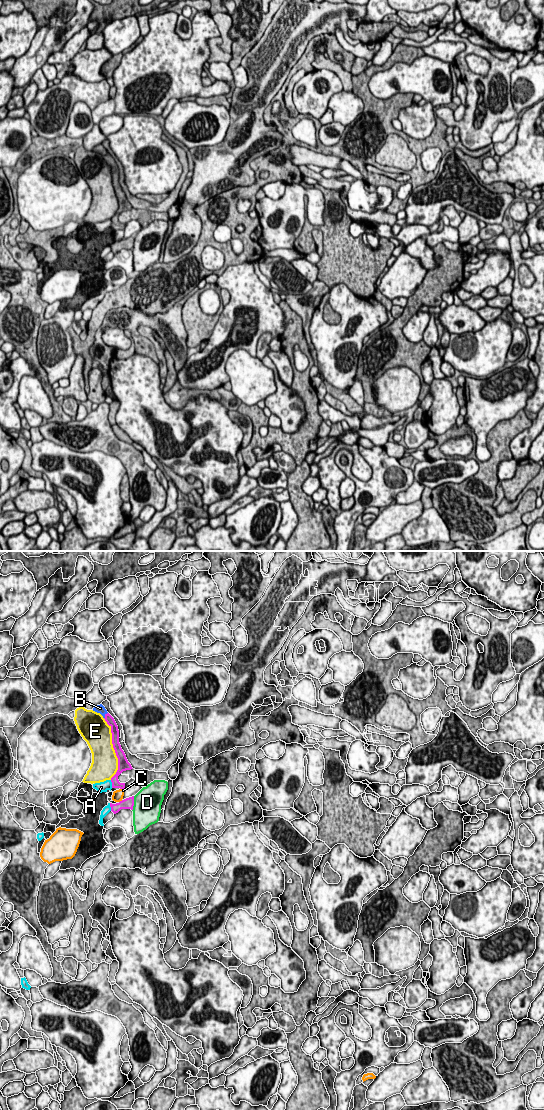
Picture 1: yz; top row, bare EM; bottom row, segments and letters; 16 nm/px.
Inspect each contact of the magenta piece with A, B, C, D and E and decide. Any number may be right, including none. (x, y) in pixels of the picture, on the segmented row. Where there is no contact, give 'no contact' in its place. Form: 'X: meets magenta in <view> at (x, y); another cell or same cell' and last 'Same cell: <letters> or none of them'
A: meets magenta in yz at (112, 784); another cell
B: meets magenta in yz at (105, 715); same cell
C: meets magenta in yz at (122, 788); another cell
D: meets magenta in yz at (133, 803); another cell
E: meets magenta in yz at (114, 749); another cell
Same cell: B

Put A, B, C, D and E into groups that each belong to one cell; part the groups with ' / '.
A / B / C / D / E

